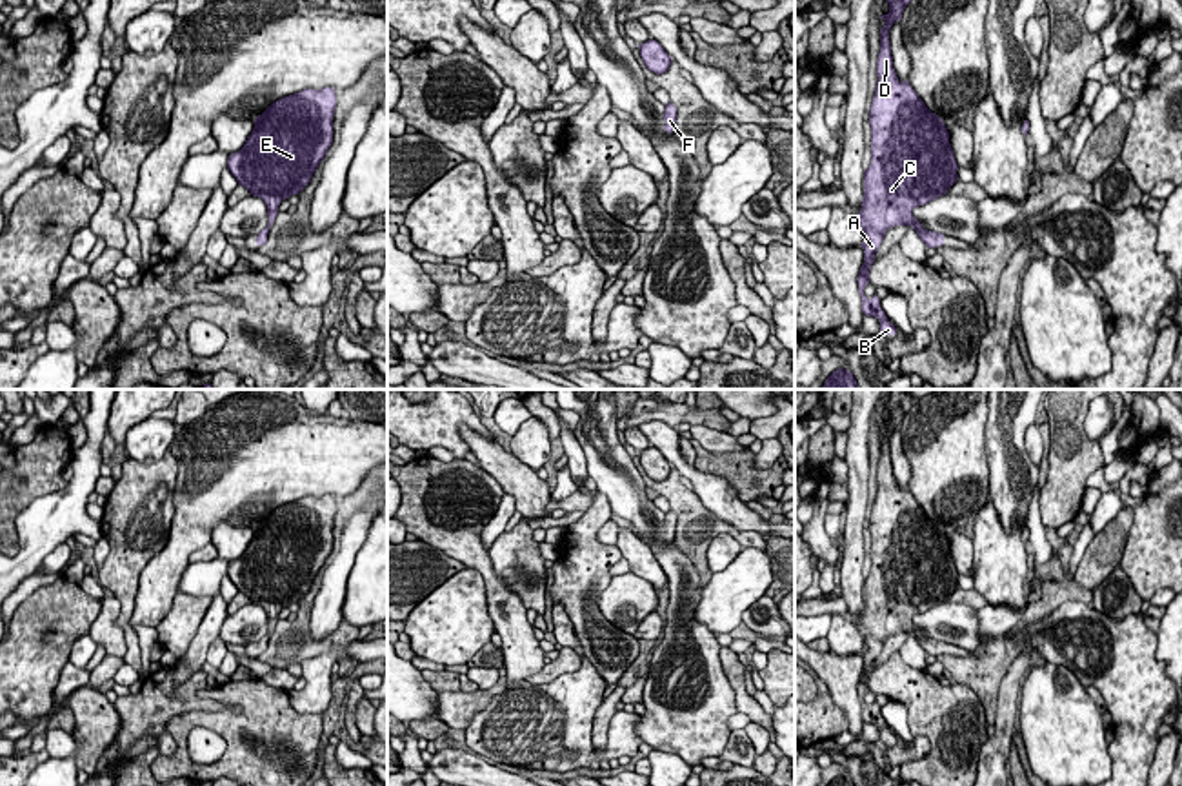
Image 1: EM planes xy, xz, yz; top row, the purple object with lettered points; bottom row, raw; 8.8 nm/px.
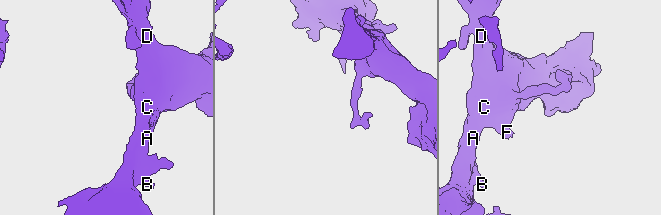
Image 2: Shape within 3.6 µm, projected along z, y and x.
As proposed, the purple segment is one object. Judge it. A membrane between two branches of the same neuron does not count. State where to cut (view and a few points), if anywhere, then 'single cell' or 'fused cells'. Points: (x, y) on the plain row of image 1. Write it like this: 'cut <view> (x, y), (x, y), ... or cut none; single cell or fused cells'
cut none; single cell

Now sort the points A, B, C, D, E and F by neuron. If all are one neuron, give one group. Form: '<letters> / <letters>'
A B C D E F

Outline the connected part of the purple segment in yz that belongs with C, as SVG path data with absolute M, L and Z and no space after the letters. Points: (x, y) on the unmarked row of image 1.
M891 389L886 400L889 420L878 426L886 431L880 438L878 489L869 517L871 571L864 579L862 617L856 622L866 642L860 651L864 671L856 686L862 719L880 728L884 742L897 742L897 735L880 715L880 706L867 706L864 700L875 660L886 639L895 633L911 633L927 655L944 653L944 642L924 637L913 617L946 602L958 588L946 531L893 477L889 437L915 402L906 389Z

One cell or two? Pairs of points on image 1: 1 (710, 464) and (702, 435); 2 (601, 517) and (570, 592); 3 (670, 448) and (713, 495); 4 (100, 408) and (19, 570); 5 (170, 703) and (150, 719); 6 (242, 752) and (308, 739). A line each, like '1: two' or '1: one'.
1: two
2: one
3: one
4: one
5: one
6: one

